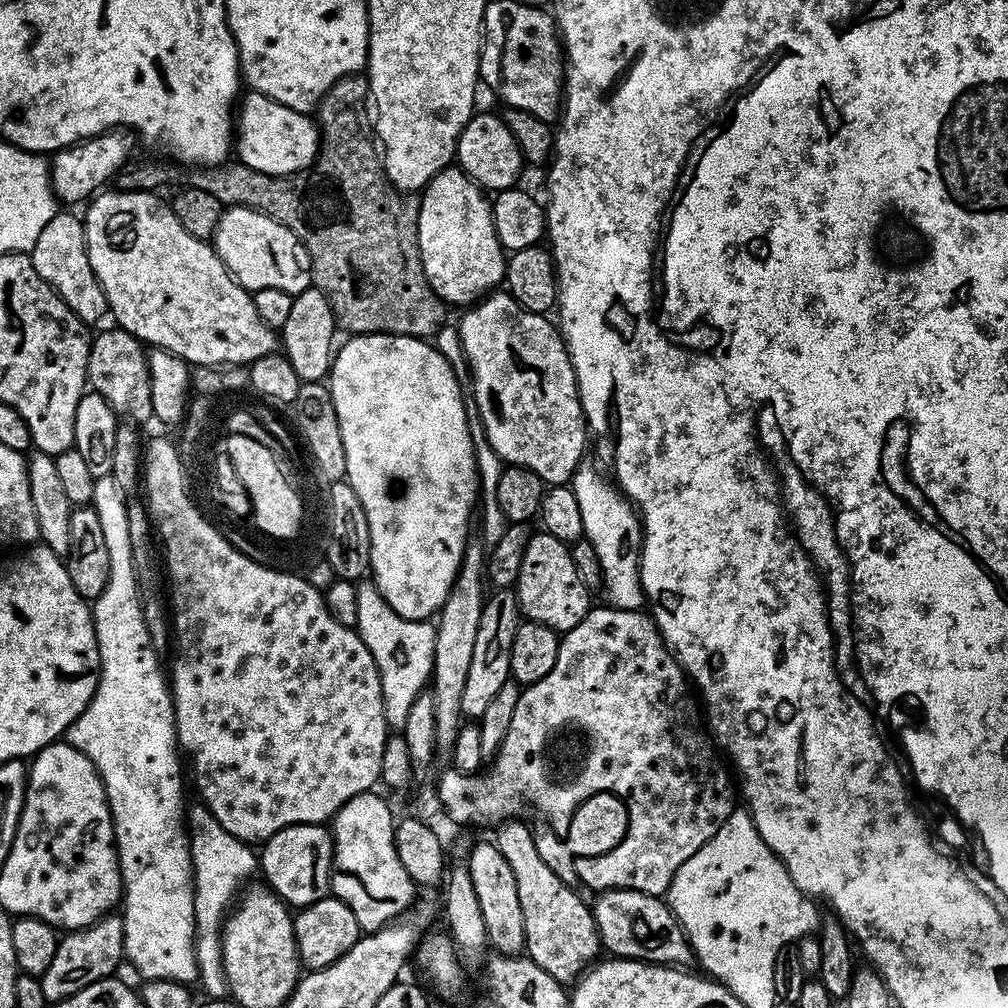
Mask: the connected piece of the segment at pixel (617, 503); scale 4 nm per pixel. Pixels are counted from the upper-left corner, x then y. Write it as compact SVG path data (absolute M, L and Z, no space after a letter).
M584 462L575 472L574 487L578 510L582 510L583 539L594 546L598 554L603 591L608 591L607 603L613 608L635 612L645 607L644 591L640 585L640 543L644 533L639 515L632 503L615 483L603 480L594 465Z

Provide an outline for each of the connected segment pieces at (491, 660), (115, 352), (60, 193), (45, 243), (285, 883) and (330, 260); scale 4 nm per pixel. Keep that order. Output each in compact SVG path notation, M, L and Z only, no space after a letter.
M496 590L484 601L482 618L478 622L478 634L474 641L474 655L470 661L470 671L466 677L466 686L462 689L463 715L469 721L479 721L486 712L486 706L493 702L498 690L510 679L510 646L514 642L516 627L522 622L520 604L515 591Z
M119 326L91 337L88 346L87 387L105 398L117 417L152 416L152 379L148 373L145 345Z
M124 130L104 132L68 148L62 148L51 157L52 189L57 201L64 206L83 205L91 201L111 181L117 170L129 163L133 137Z
M60 210L57 211L54 218L50 218L49 224L42 229L42 234L38 234L38 242L34 242L30 255L34 270L38 270L40 277L59 294L62 302L66 302L66 306L70 306L70 310L84 325L92 326L92 324L98 323L103 316L107 317L109 315L108 299L94 274L94 266L90 266L84 221L79 215L75 216L72 212L75 211Z
M295 824L286 826L278 830L268 840L263 841L261 851L258 856L258 868L266 879L267 887L271 888L285 904L293 909L305 908L308 904L313 904L325 899L330 892L330 877L332 874L332 834L324 824Z
M367 75L344 76L330 86L318 105L320 150L314 163L302 172L295 172L293 176L271 176L239 162L225 162L215 168L189 167L183 183L189 188L214 194L222 206L253 208L295 233L308 252L312 284L328 296L337 329L344 331L345 328L345 333L361 336L381 332L391 336L432 338L445 323L446 305L438 294L434 294L422 266L418 242L420 201L415 195L397 192L388 181L381 153L370 131L369 100Z

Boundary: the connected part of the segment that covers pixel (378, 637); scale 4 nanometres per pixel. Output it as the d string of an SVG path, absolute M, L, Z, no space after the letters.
M364 583L356 584L358 622L355 629L378 666L384 695L384 717L388 720L389 729L400 730L408 721L414 698L425 691L432 675L436 626L428 620L402 618L384 601L375 583Z

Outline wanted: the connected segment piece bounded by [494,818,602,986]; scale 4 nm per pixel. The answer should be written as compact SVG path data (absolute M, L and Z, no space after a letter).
M508 818L495 829L494 843L502 858L510 862L514 882L518 885L518 902L522 902L522 926L526 926L524 946L529 960L546 970L550 978L565 986L580 979L582 973L601 955L602 945L596 932L592 909L576 888L566 886L542 862L534 847L532 828L518 818Z

